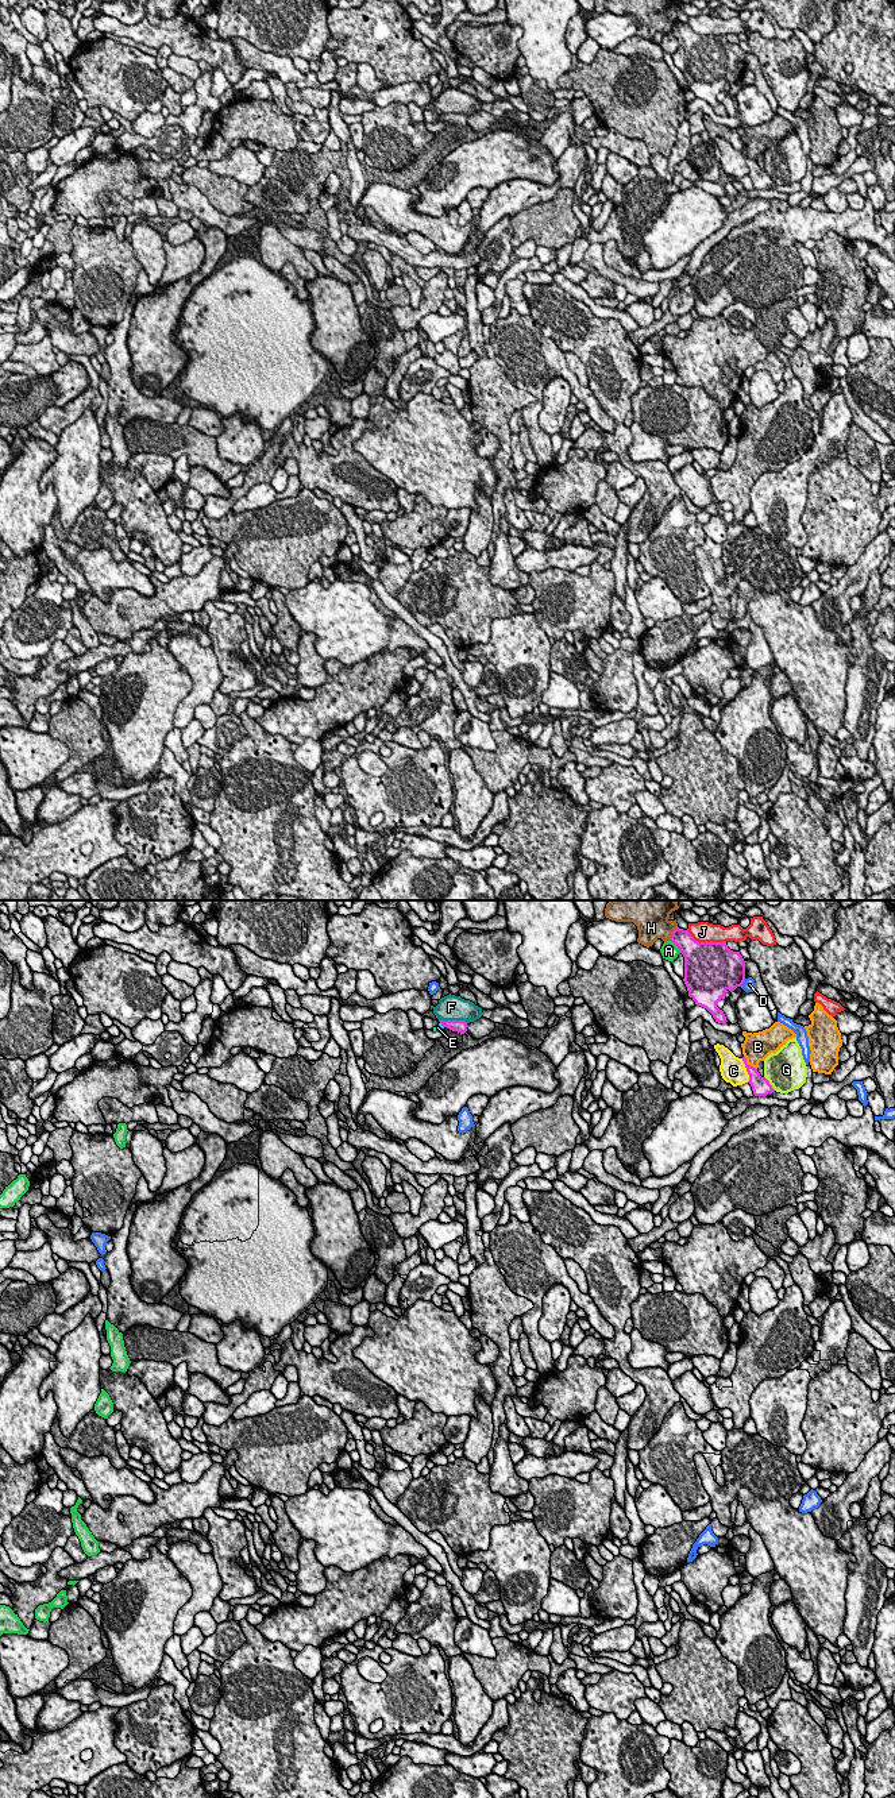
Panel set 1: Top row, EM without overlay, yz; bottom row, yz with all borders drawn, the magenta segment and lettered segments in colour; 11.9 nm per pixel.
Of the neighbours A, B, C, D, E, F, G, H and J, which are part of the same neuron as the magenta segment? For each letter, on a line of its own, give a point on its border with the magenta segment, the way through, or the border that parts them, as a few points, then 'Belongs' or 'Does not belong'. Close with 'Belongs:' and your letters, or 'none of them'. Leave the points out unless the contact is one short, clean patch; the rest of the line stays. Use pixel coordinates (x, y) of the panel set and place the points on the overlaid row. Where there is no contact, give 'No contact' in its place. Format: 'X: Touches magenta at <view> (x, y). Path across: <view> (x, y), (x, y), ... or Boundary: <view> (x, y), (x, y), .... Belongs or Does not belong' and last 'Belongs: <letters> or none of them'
A: Touches magenta at yz (676, 945). Does not belong
B: Touches magenta at yz (747, 1064). Does not belong
C: Touches magenta at yz (747, 1071). Boundary: yz (741, 1058), (748, 1081). Does not belong
D: Touches magenta at yz (743, 983). Does not belong
E: Touches magenta at yz (442, 1025). Path across: yz (460, 1026), (442, 1025), (438, 1027). Belongs
F: Touches magenta at yz (454, 1021). Boundary: yz (439, 1018), (463, 1019), (467, 1022). Does not belong
G: Touches magenta at yz (768, 1083). Does not belong
H: Touches magenta at yz (672, 933). Does not belong
J: Touches magenta at yz (705, 942). Does not belong
Belongs: E

